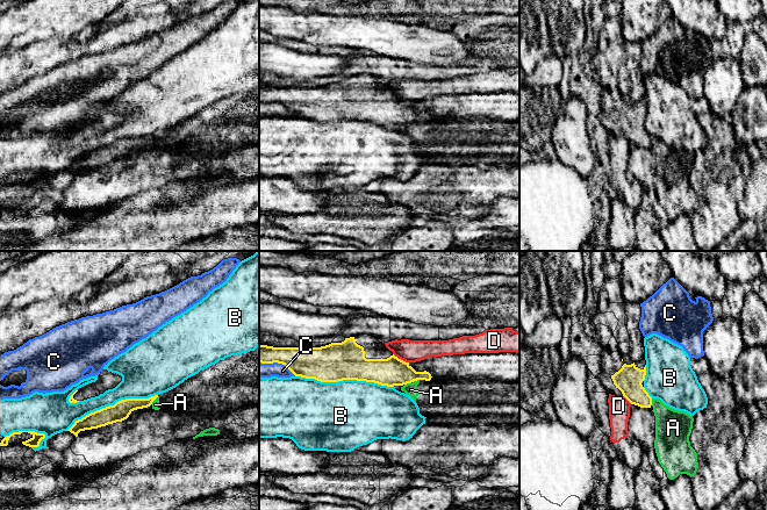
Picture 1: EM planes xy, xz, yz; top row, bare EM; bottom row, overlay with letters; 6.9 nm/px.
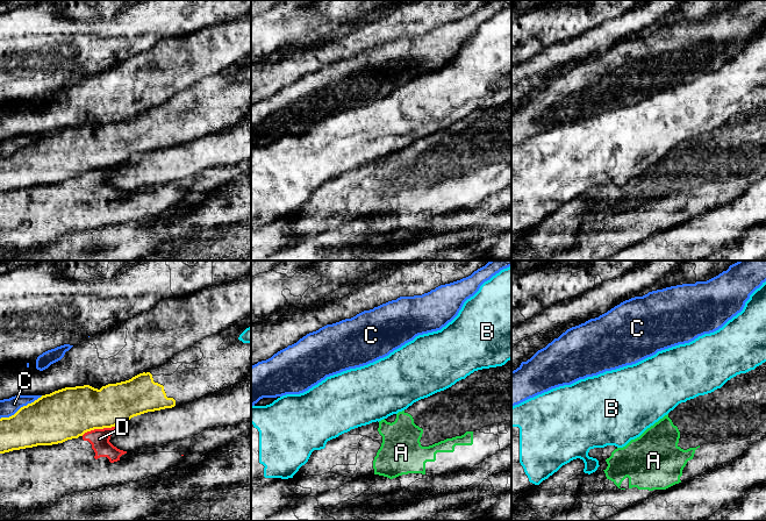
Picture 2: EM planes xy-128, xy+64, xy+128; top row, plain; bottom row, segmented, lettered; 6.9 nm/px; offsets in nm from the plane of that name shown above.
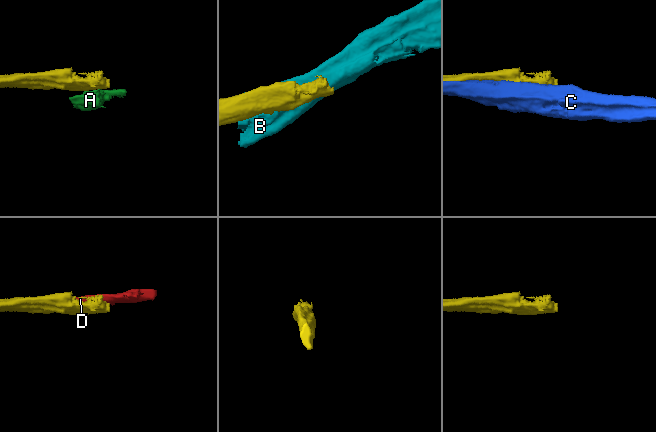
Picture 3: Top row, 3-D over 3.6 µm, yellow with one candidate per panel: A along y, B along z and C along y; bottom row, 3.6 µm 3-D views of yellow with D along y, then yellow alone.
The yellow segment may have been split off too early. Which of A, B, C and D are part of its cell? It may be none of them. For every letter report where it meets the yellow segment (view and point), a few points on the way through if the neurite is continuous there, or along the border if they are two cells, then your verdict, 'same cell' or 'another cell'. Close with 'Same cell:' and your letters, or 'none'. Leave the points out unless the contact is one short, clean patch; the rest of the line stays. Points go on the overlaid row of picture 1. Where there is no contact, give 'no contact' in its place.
A: xz (415, 380) | along xz (418, 379), (413, 382) | another cell
B: xz (344, 379) | another cell
C: xz (278, 363) | another cell
D: xz (400, 359) | another cell
Same cell: none

